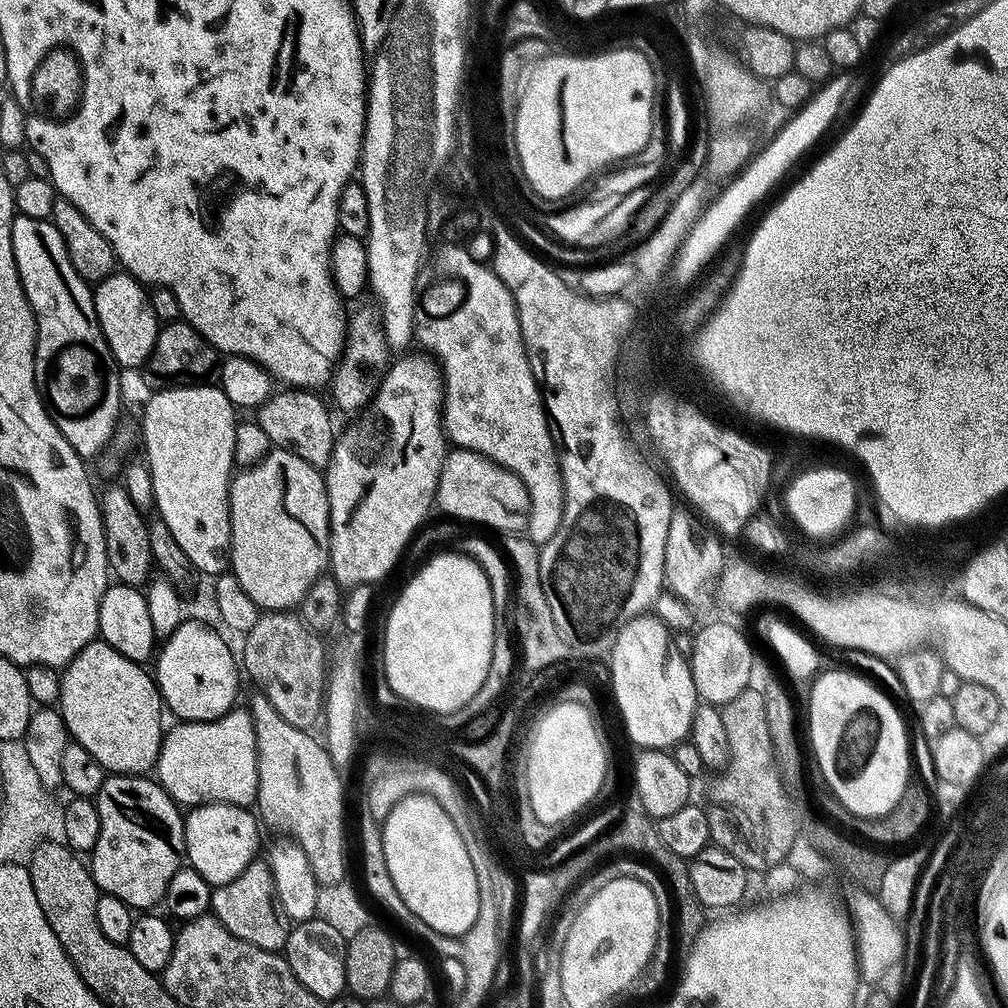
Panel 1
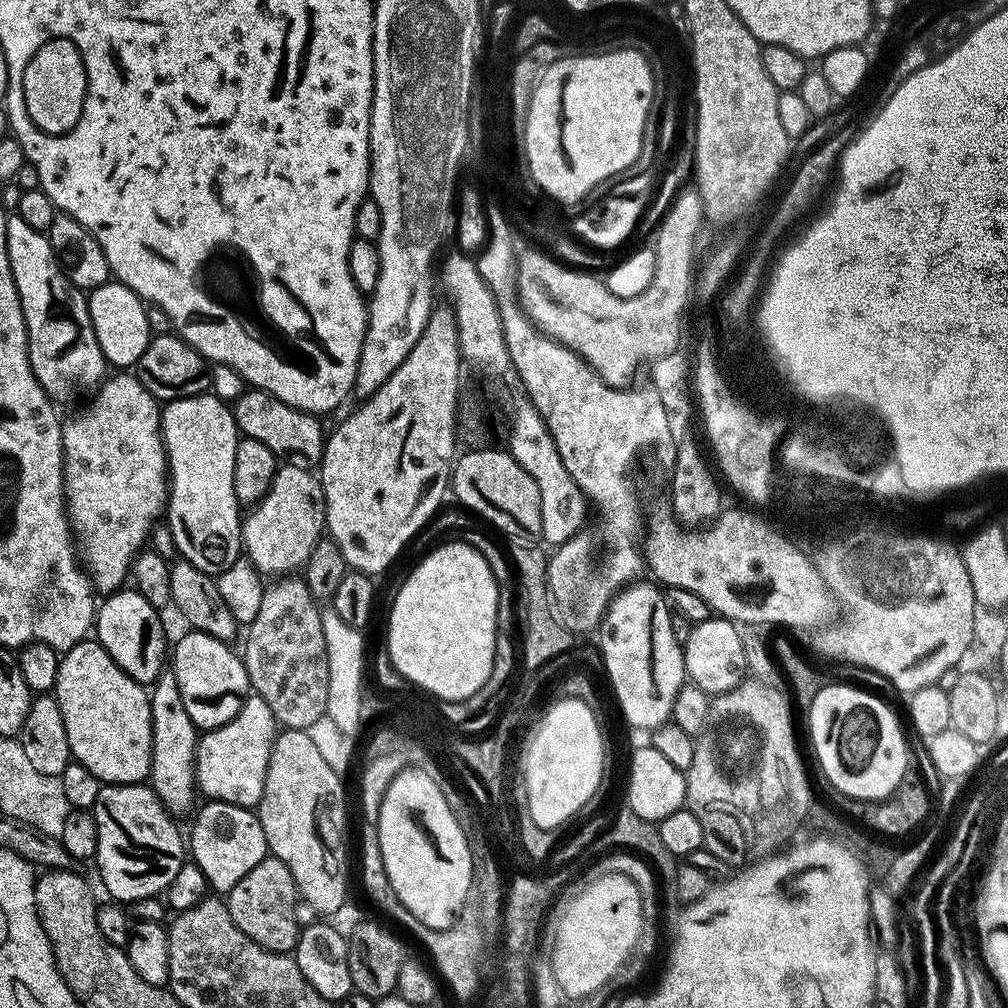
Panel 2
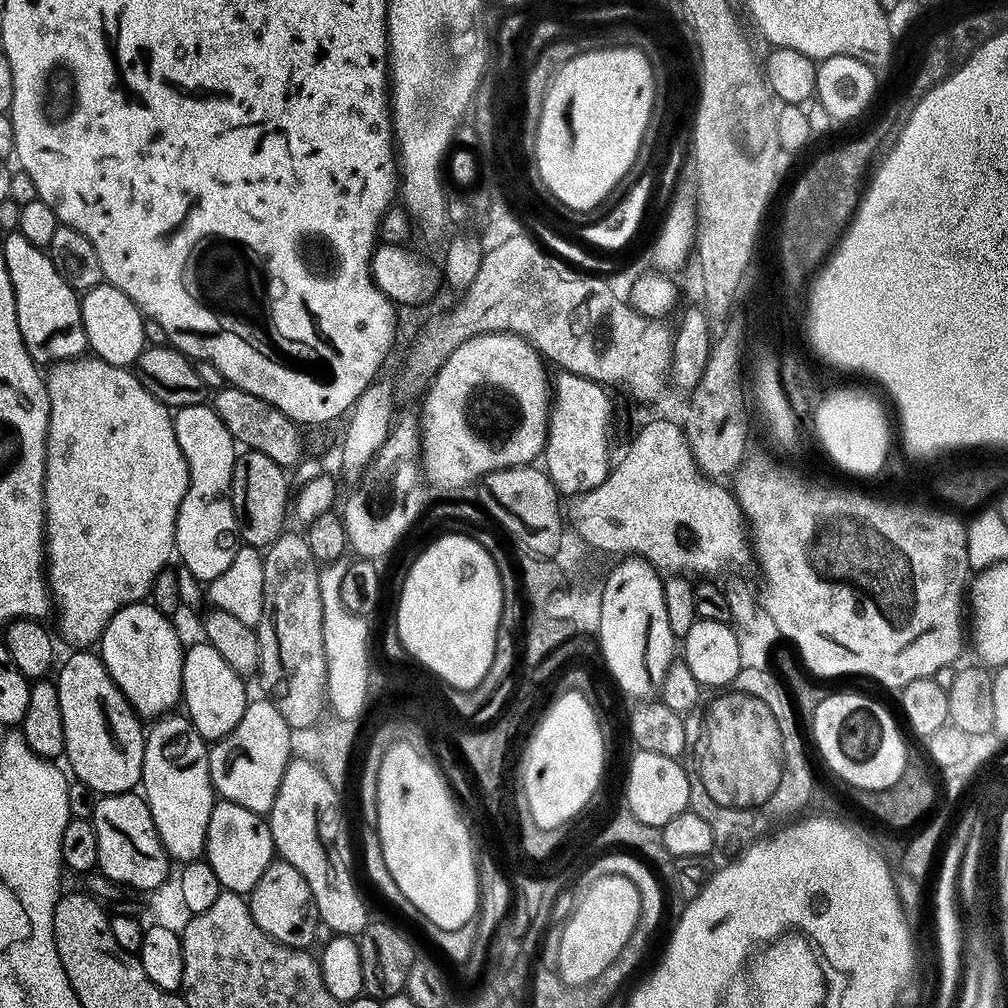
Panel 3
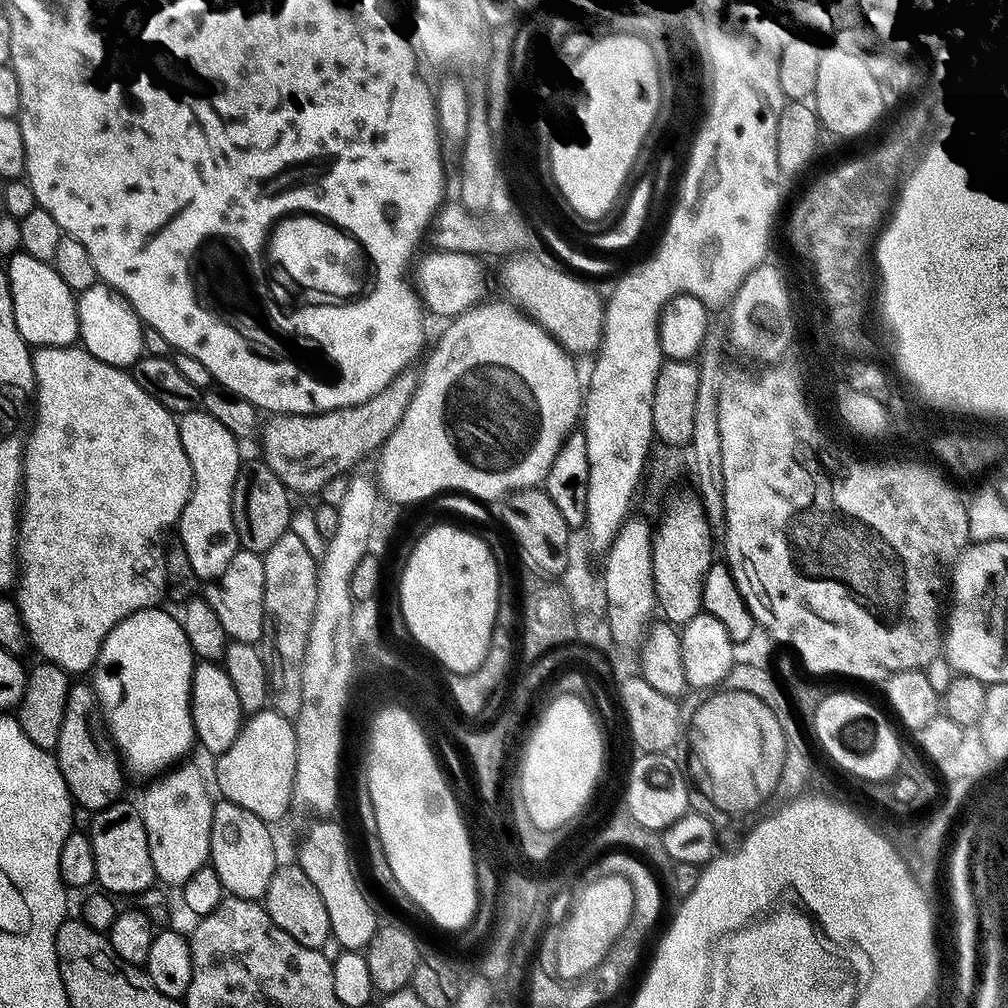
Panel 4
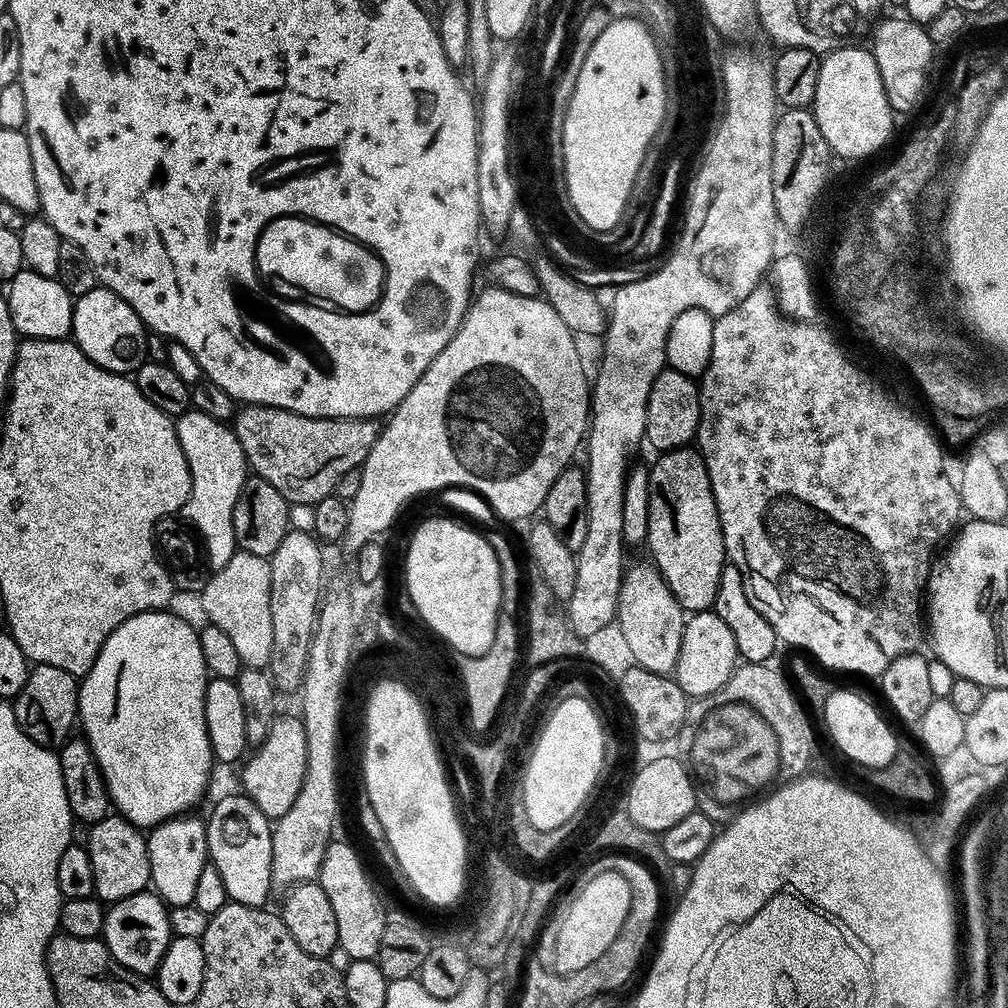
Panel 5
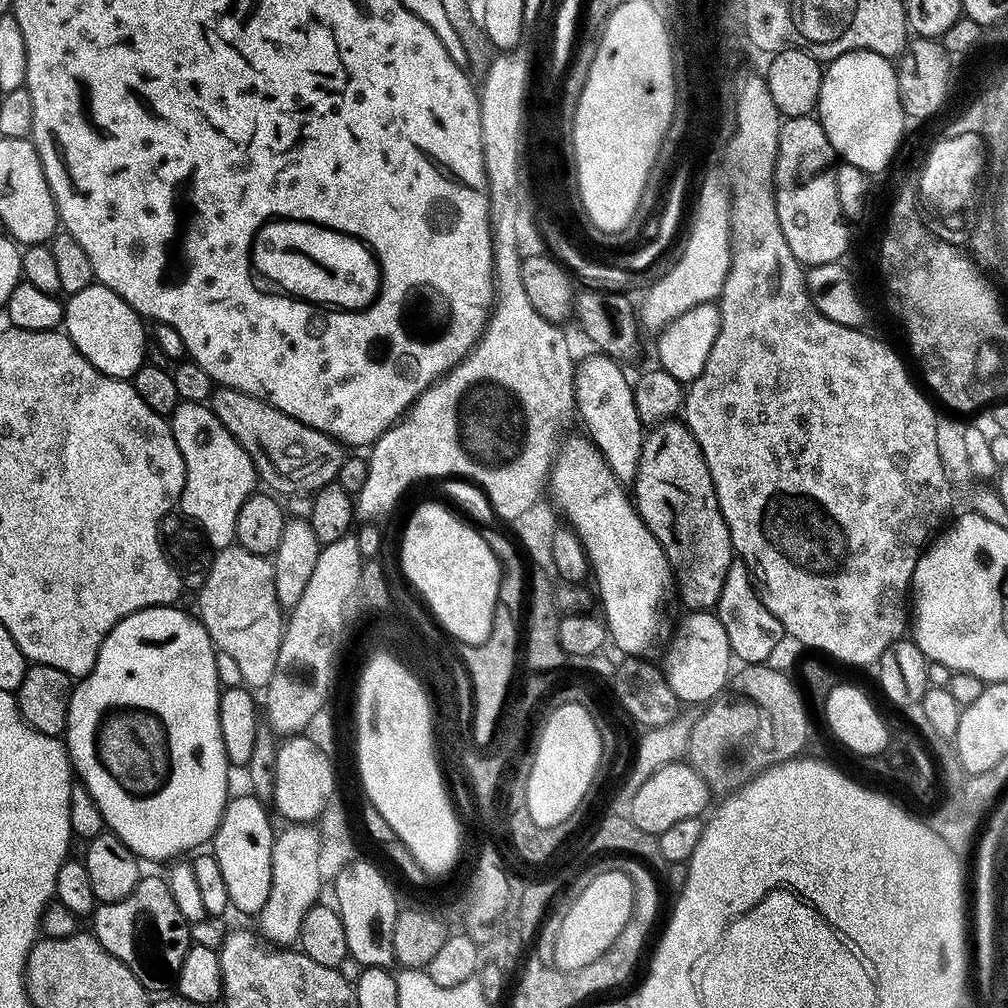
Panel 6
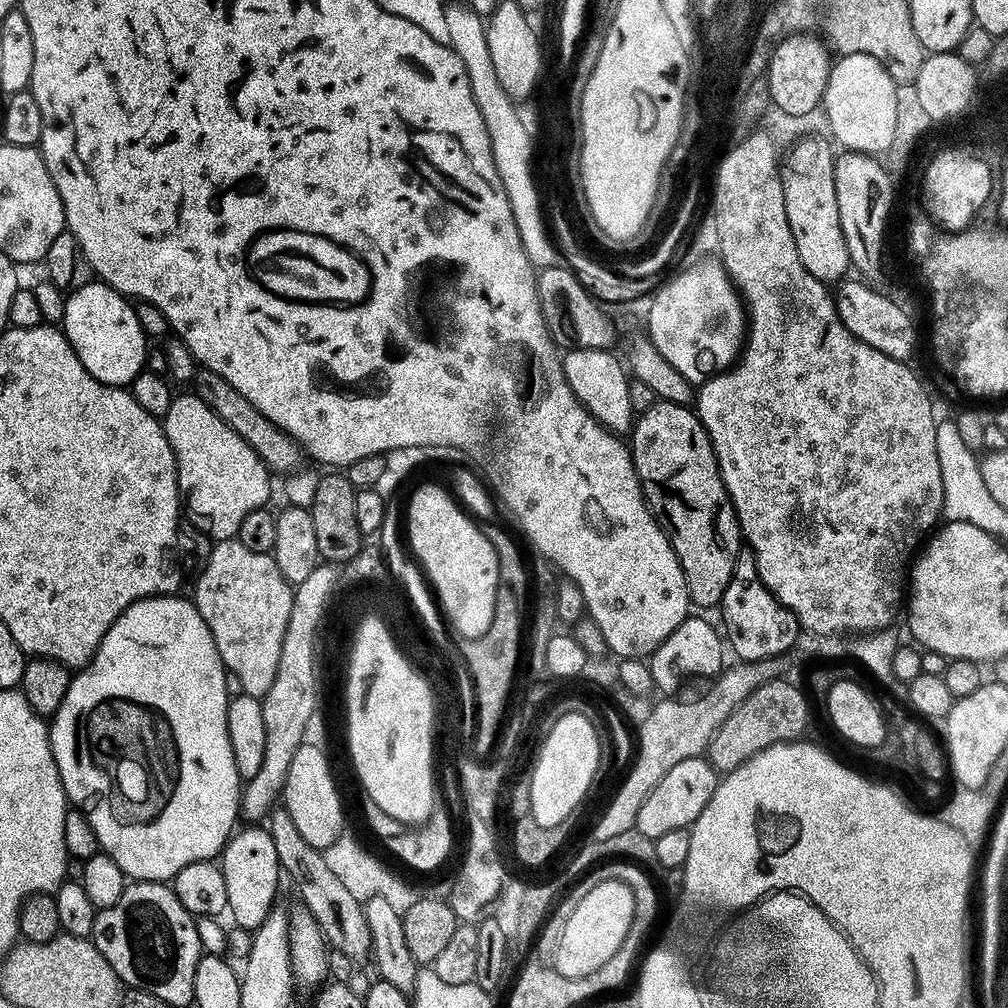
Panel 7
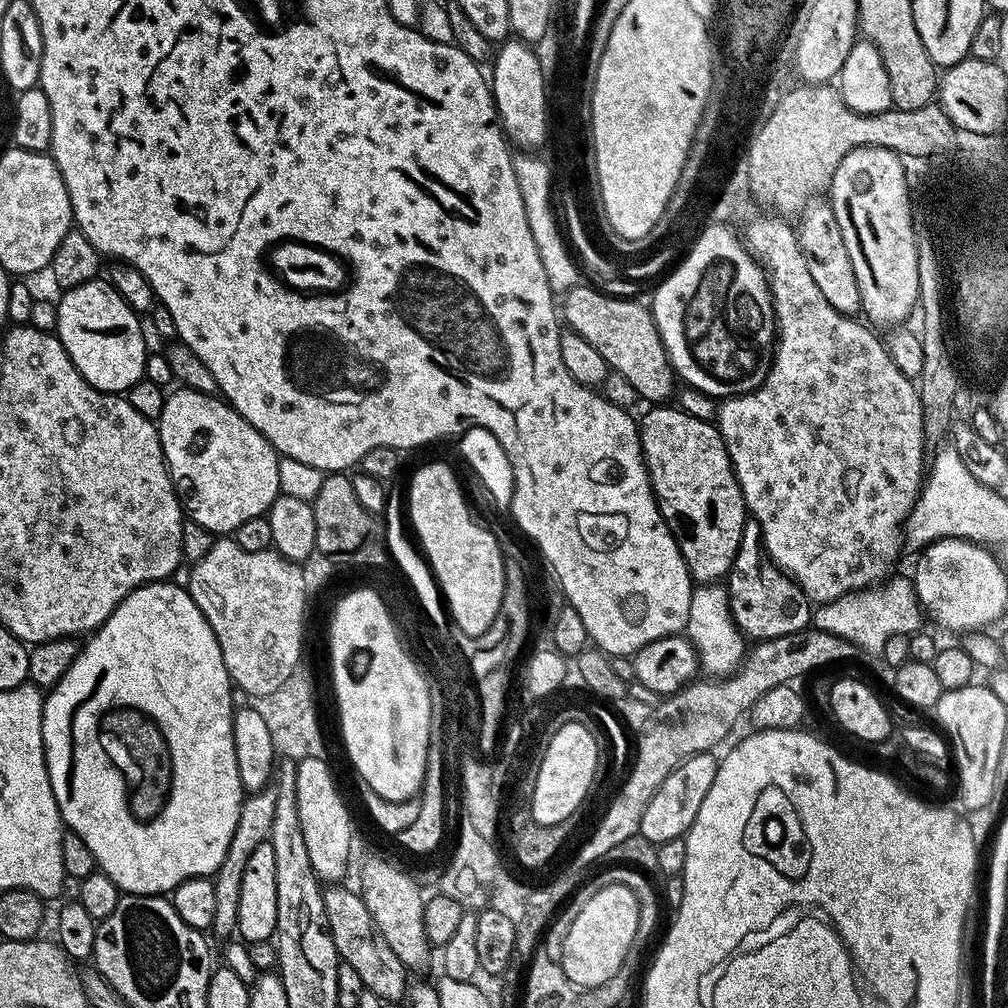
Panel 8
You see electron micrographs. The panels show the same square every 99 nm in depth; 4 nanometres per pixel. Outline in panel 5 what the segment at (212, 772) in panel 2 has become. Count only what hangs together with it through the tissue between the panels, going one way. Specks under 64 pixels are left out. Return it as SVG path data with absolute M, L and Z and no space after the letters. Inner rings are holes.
M277 715L270 726L270 734L266 734L260 748L255 749L243 761L243 791L256 803L258 810L262 810L264 816L275 818L286 814L286 810L294 806L294 798L298 798L300 793L307 761L308 743L303 719L299 715Z

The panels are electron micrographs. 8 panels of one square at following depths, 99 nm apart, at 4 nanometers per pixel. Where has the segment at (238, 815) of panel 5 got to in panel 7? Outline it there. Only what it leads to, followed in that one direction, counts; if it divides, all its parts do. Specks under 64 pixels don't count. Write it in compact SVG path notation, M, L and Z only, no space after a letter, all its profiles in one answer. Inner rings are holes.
M264 826L244 827L248 828L241 827L225 844L222 853L228 899L227 915L232 916L231 923L235 927L255 930L262 926L262 922L266 922L270 910L277 903L276 891L280 888L282 869L269 829Z

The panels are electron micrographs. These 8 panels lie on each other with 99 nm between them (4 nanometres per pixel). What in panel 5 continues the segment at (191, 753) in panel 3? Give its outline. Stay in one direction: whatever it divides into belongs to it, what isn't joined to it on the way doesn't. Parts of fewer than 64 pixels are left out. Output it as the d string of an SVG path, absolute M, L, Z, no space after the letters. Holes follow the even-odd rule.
M185 814L172 817L149 831L148 857L150 858L151 885L156 894L169 907L192 904L199 875L208 863L208 839L205 838L205 821Z

